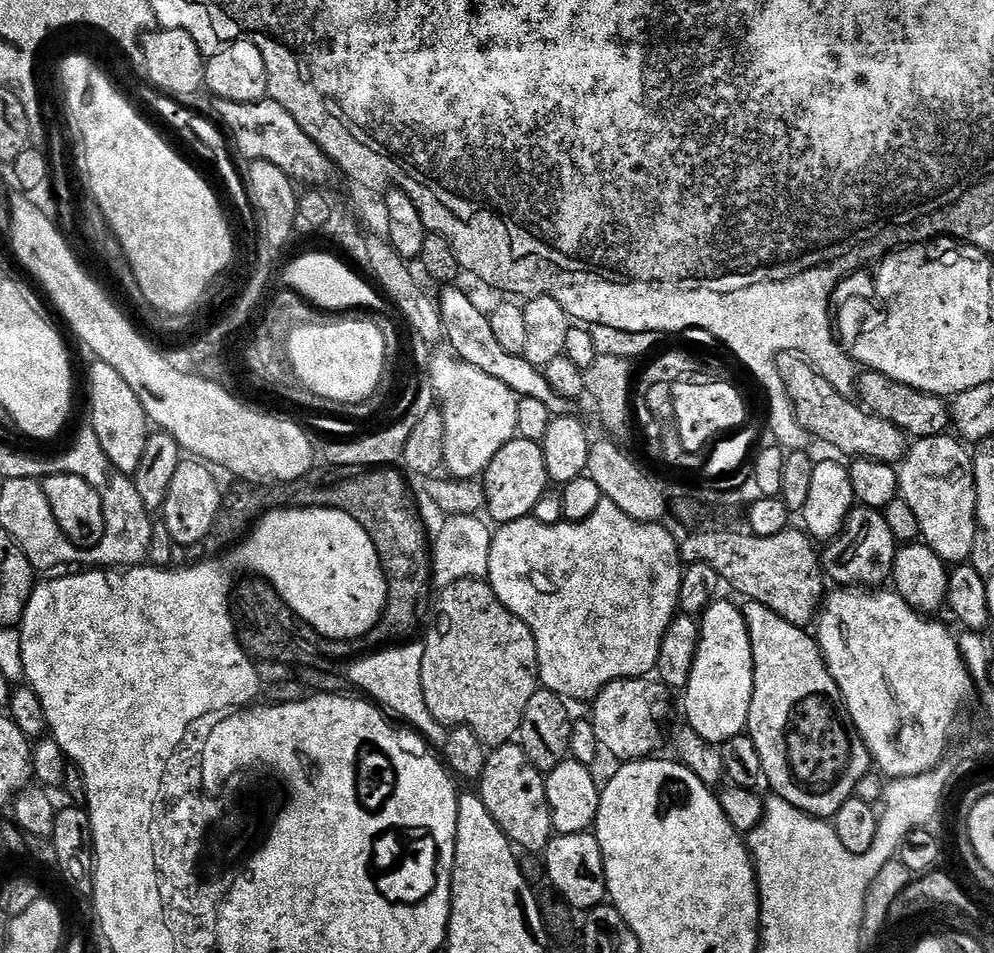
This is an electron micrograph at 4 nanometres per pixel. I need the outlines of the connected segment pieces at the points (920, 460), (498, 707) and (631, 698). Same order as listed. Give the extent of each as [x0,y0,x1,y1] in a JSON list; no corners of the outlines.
[[898,434,978,565],[422,578,541,746],[590,678,669,761]]

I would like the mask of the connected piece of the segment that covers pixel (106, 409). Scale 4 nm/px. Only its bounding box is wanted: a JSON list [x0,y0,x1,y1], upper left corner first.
[88,362,150,474]

